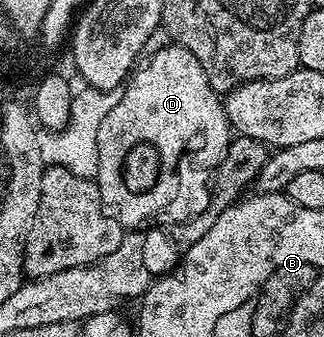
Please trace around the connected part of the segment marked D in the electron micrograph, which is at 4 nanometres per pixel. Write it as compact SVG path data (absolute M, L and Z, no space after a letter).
M168 45L146 61L148 63L143 68L140 66L126 80L122 88L123 96L115 99L113 109L109 109L97 133L99 192L115 218L127 229L138 228L135 227L138 223L143 223L146 219L153 218L155 214L159 215L165 211L163 203L170 198L174 182L170 179L170 175L172 168L175 168L175 160L183 148L199 142L206 143L211 150L211 156L222 160L220 151L226 151L233 138L224 100L209 85L209 77L205 77L201 61L197 61L197 57L189 53L189 49Z

